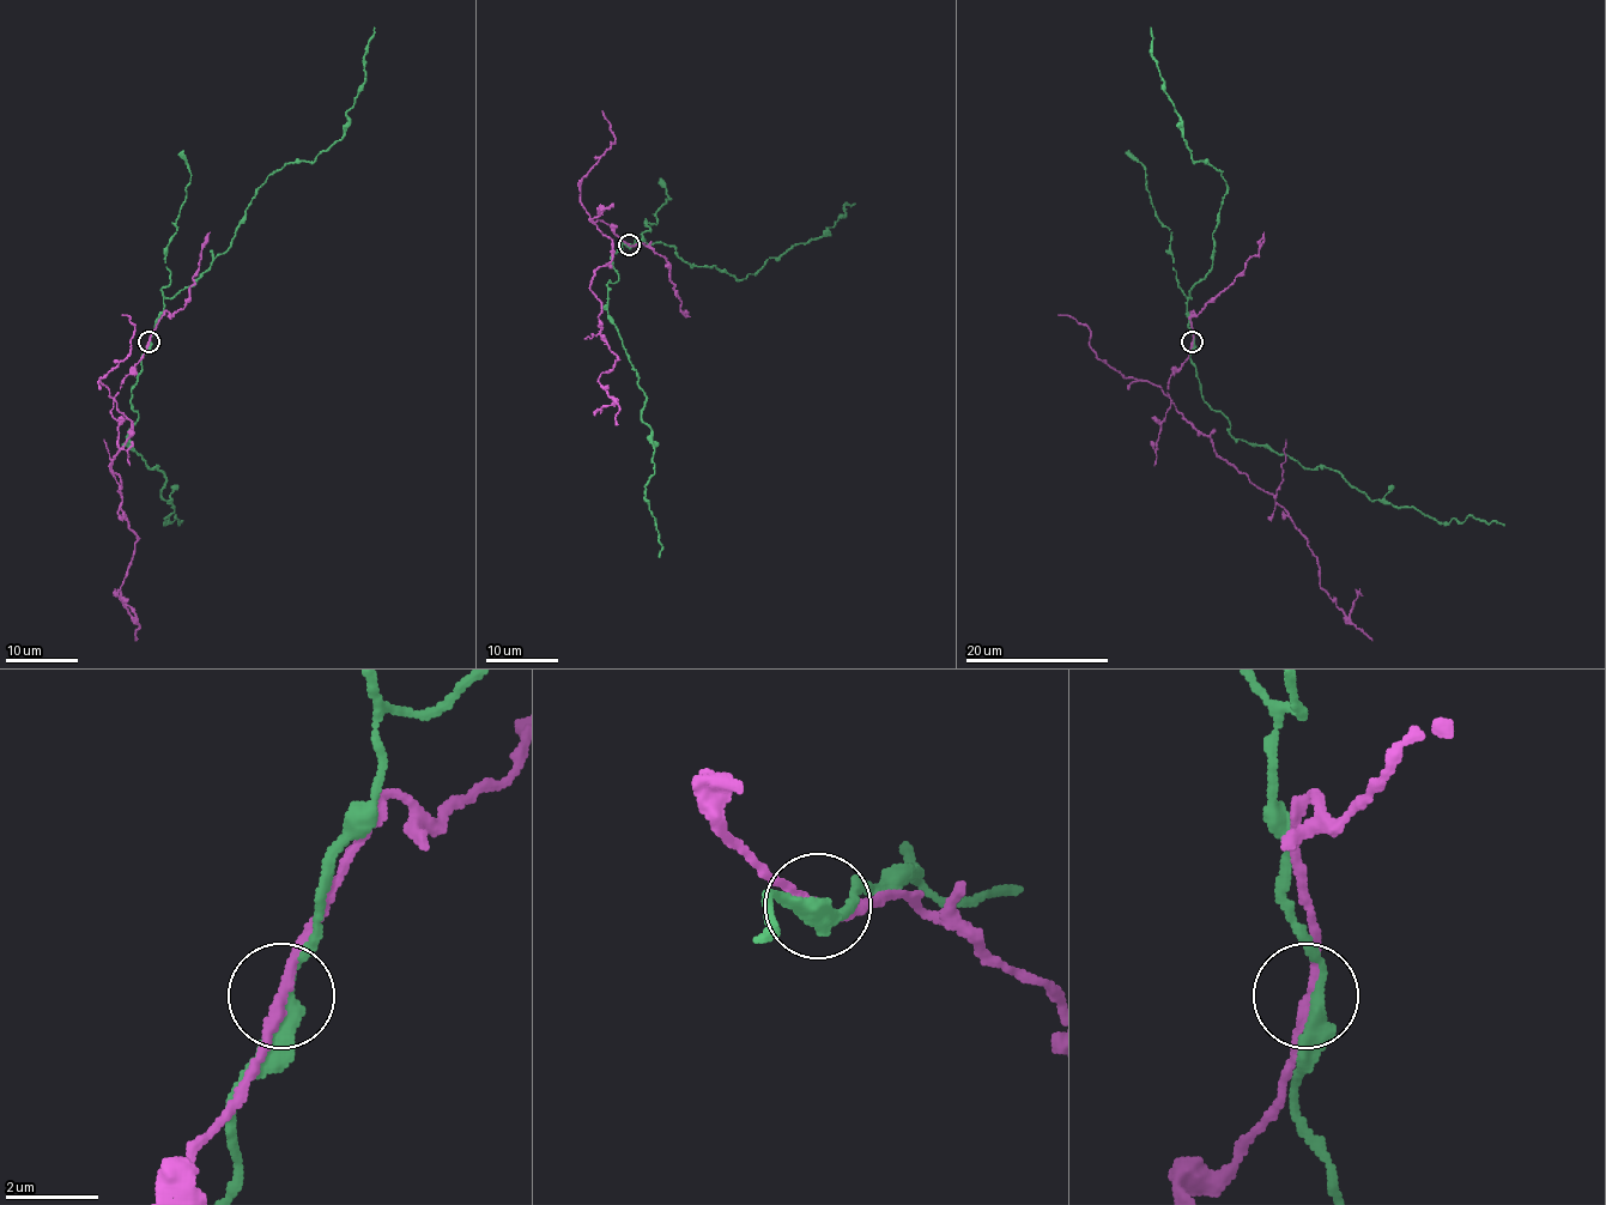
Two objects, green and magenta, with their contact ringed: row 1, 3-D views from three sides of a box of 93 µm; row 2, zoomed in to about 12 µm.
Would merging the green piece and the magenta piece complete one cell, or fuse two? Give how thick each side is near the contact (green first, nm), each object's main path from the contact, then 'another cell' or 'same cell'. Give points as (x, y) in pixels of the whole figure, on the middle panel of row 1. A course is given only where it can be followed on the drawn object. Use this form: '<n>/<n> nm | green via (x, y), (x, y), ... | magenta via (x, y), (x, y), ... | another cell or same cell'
320/200 nm | green via (629, 246), (661, 242), (690, 266), (740, 280), (829, 234), (854, 203) | magenta via (629, 244), (595, 223), (613, 249), (589, 291), (617, 358), (599, 380), (618, 405), (617, 425) | another cell

